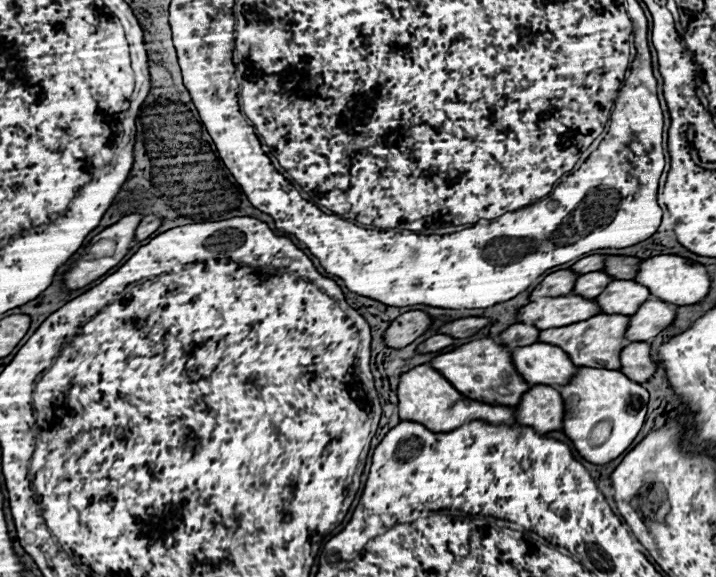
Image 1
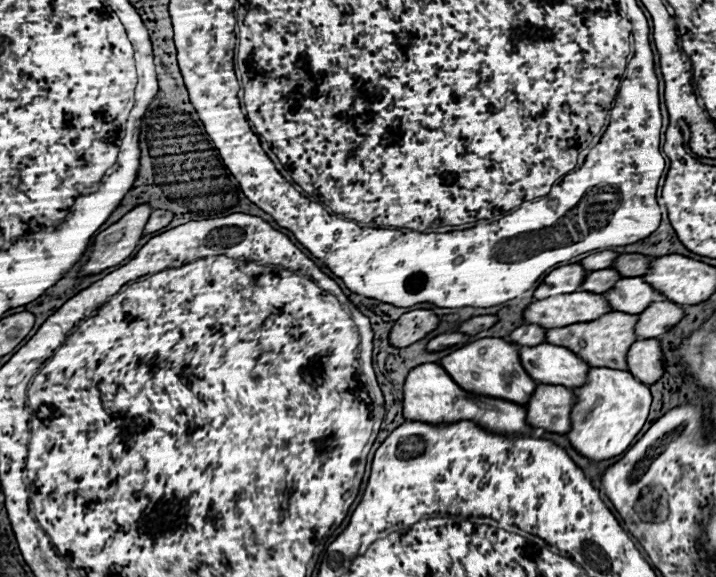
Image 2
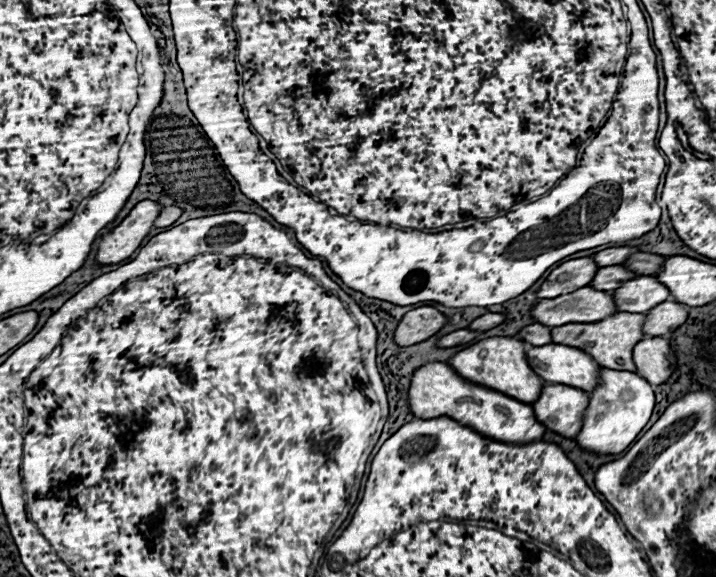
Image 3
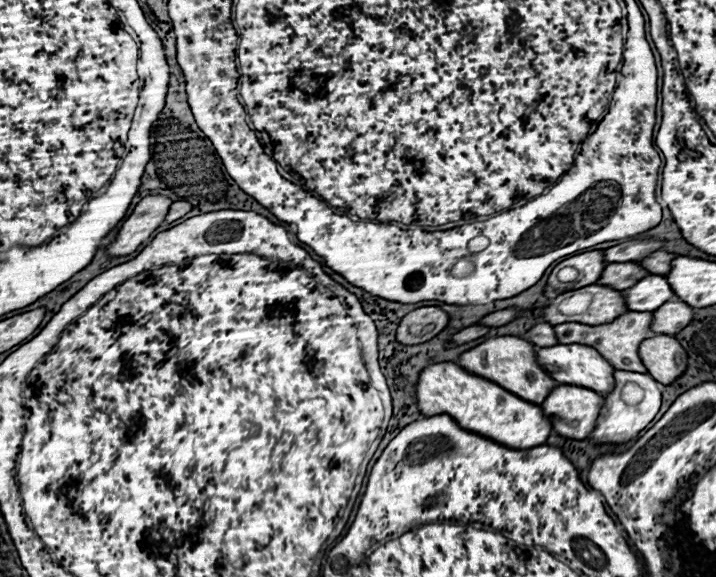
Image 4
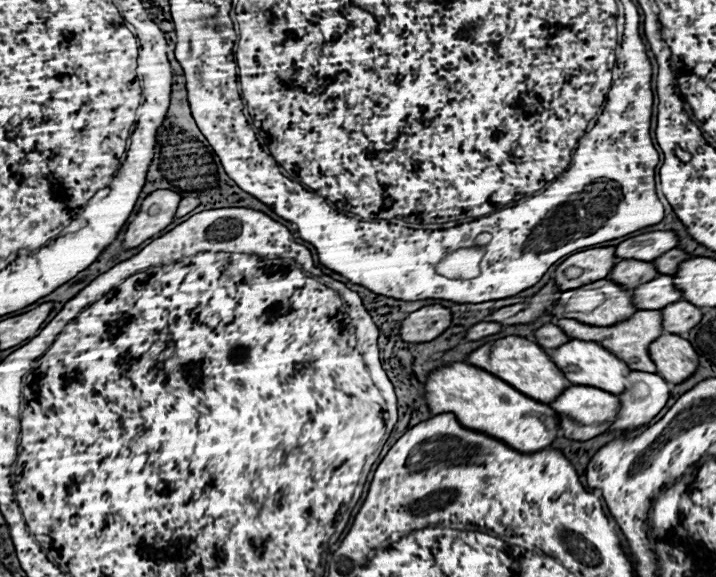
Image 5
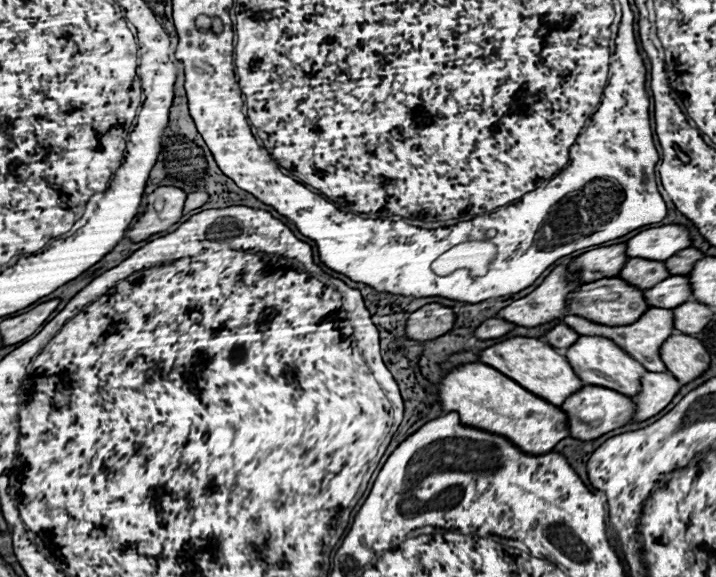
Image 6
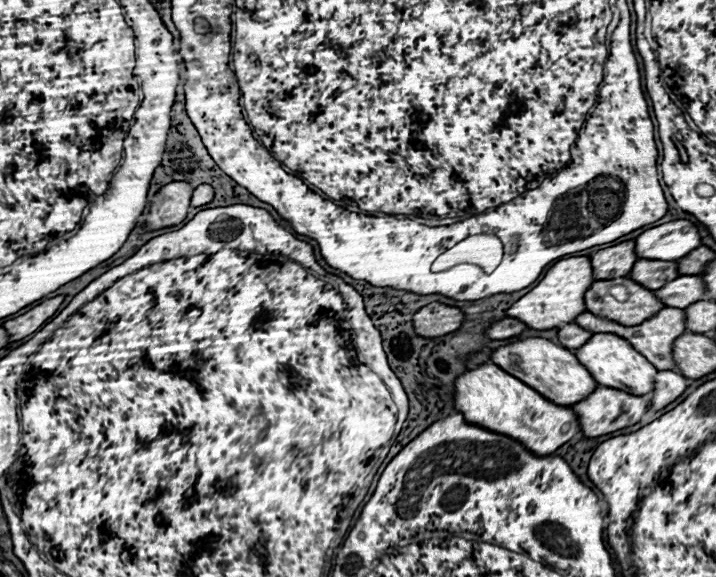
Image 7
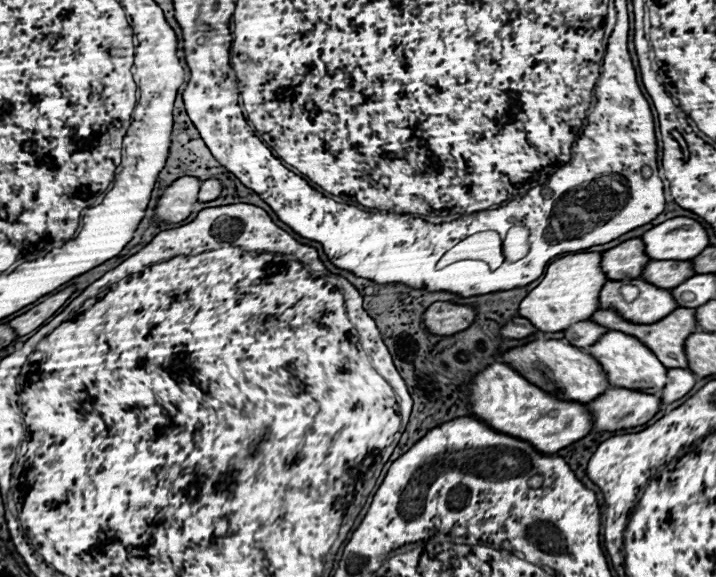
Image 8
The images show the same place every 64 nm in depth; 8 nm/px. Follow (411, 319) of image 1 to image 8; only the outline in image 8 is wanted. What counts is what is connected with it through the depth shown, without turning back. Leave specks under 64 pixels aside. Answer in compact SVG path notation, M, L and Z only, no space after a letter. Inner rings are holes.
M434 302L422 314L422 324L430 334L436 336L452 336L456 332L466 330L474 322L474 308L460 306L452 302Z

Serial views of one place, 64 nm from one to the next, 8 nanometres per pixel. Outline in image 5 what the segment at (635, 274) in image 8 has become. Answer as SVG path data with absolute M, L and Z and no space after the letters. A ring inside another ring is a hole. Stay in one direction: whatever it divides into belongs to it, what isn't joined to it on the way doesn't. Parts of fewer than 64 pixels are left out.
M614 246L608 248L590 248L578 254L568 256L556 270L554 270L554 282L558 286L558 290L566 292L566 290L574 290L580 288L584 284L590 284L592 280L602 280L604 276L608 276L608 272L612 270L612 266L618 262L618 258L614 258ZM576 266L582 268L582 274L574 280L564 278L564 270Z

